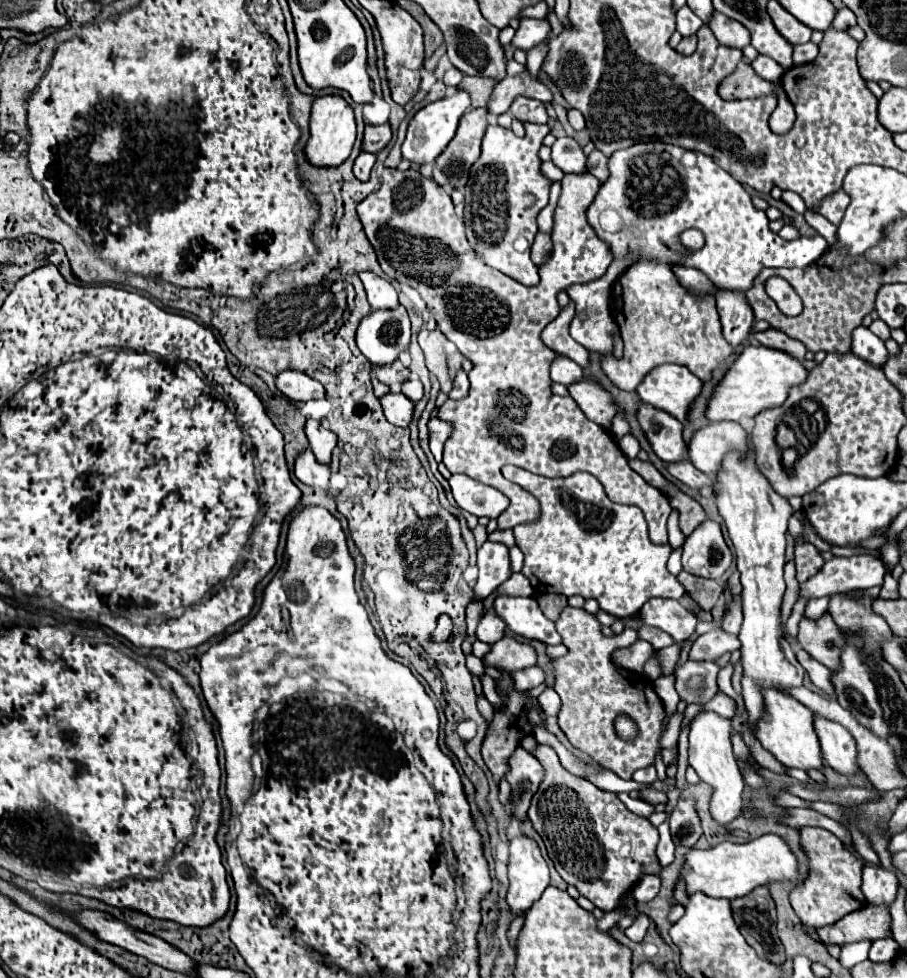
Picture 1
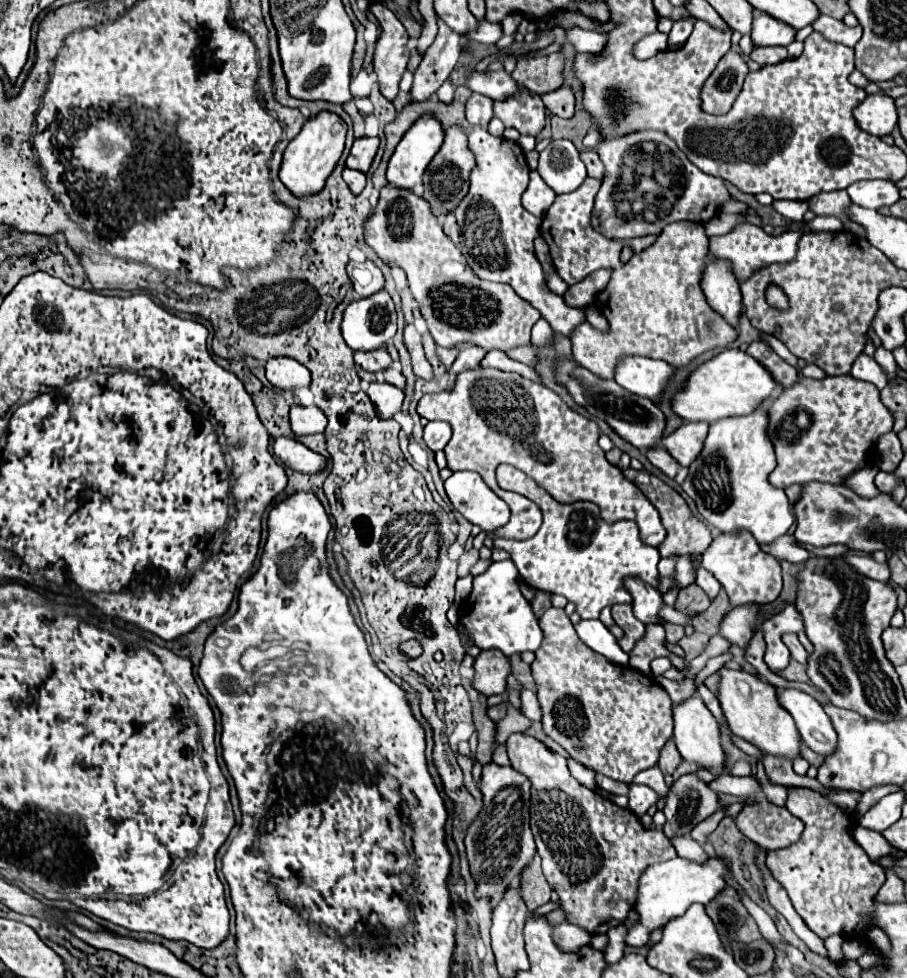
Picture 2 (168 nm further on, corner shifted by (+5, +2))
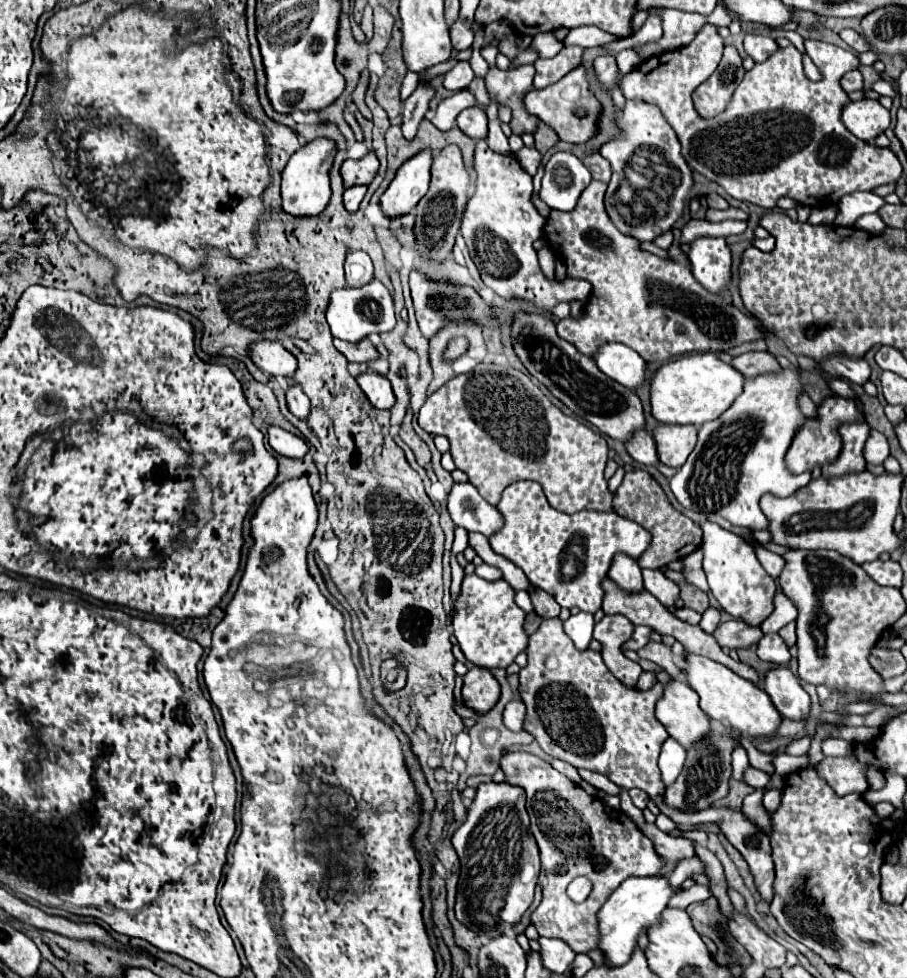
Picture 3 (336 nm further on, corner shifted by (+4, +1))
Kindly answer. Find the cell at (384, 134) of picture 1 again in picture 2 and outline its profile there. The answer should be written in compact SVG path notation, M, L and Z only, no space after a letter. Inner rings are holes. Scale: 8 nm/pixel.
M358 138L358 140L354 140L354 146L352 146L350 156L346 160L346 168L368 172L368 168L372 166L372 160L376 156L378 144L380 144L378 138Z

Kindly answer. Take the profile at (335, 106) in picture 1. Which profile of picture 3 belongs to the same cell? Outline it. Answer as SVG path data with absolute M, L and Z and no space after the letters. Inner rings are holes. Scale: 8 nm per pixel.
M313 139L313 143L303 145L299 151L291 155L283 169L283 181L281 181L281 197L283 197L283 209L291 215L319 215L331 197L329 187L329 169L333 165L333 159L337 155L337 147L331 139Z

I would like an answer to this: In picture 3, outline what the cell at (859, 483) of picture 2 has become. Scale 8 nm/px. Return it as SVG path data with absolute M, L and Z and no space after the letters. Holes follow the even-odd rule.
M871 431L867 445L865 445L865 459L871 465L883 465L883 461L889 457L889 443L883 433Z

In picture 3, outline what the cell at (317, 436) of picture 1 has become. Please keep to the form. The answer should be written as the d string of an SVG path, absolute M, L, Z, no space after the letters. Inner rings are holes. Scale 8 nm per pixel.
M291 385L287 389L287 407L297 419L307 421L307 417L309 417L309 397L301 389L297 389L295 385Z

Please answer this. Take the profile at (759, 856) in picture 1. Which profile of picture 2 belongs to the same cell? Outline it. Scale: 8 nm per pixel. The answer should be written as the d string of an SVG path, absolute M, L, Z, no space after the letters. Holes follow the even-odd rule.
M674 858L668 862L658 862L658 864L648 866L638 880L638 892L636 892L636 902L634 902L638 920L628 928L626 946L632 946L632 948L644 946L656 928L662 928L672 918L684 914L684 910L690 904L696 904L696 902L708 904L726 886L724 874L728 874L728 868L722 858L708 858L706 864Z

